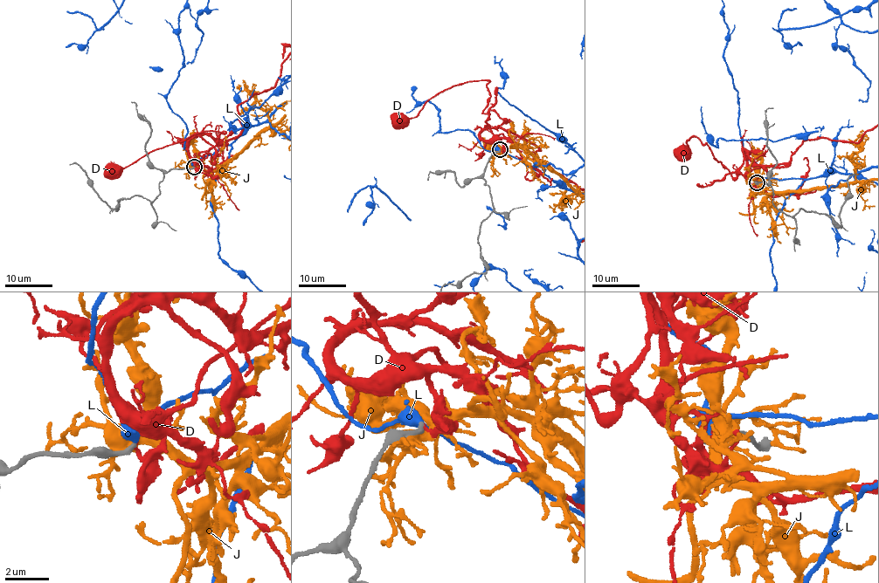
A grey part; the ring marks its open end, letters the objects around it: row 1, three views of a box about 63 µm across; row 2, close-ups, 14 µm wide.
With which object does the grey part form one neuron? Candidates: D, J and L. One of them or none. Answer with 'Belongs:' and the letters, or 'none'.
Belongs: L

